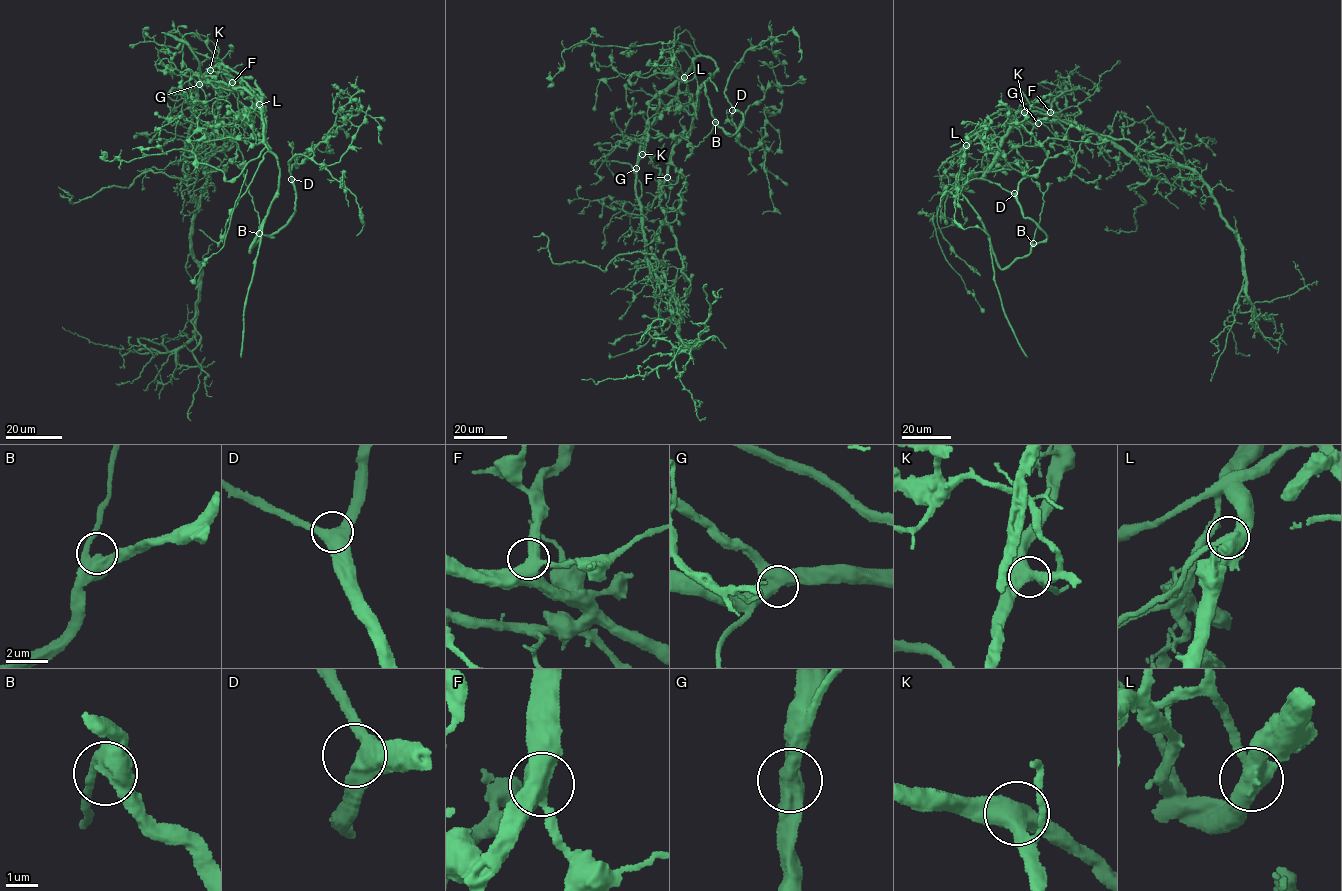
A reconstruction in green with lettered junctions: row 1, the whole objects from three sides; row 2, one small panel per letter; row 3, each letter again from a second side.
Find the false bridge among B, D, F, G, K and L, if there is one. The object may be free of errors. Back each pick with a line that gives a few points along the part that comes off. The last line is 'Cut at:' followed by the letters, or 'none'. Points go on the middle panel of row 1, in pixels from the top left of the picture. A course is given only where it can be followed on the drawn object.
L: foreign part runs (684, 78), (690, 129), (673, 149), (660, 206), (689, 294), (666, 329), (637, 349), (609, 352)
Cut at: L

